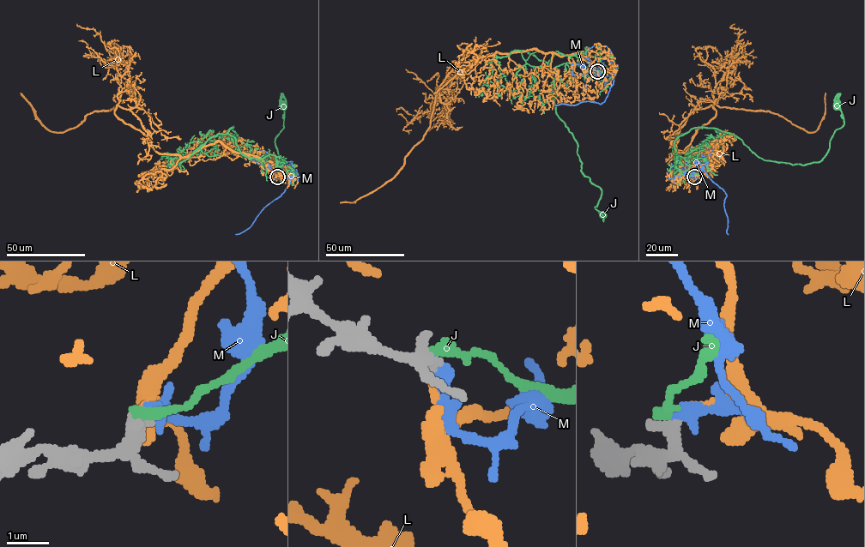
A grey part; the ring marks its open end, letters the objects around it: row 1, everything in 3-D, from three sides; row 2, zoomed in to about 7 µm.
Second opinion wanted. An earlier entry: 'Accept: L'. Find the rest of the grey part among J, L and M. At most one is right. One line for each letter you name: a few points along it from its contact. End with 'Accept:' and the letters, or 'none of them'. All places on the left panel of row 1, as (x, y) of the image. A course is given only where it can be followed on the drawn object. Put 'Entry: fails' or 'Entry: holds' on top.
Entry: holds
L: Its course: (277, 177), (279, 165), (220, 142), (184, 157), (159, 153), (117, 116), (117, 105), (52, 132), (21, 93)
Accept: L

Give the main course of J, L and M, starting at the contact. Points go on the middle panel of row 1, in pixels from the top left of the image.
J: (597, 70), (599, 58), (582, 51), (547, 63), (555, 111), (581, 172), (601, 190), (602, 213)
L: (597, 71), (580, 53), (529, 49), (478, 57), (434, 93), (430, 127), (403, 166), (355, 201), (340, 203)
M: (597, 71), (600, 74), (601, 70), (613, 79), (603, 102), (583, 101), (576, 105), (555, 105)

